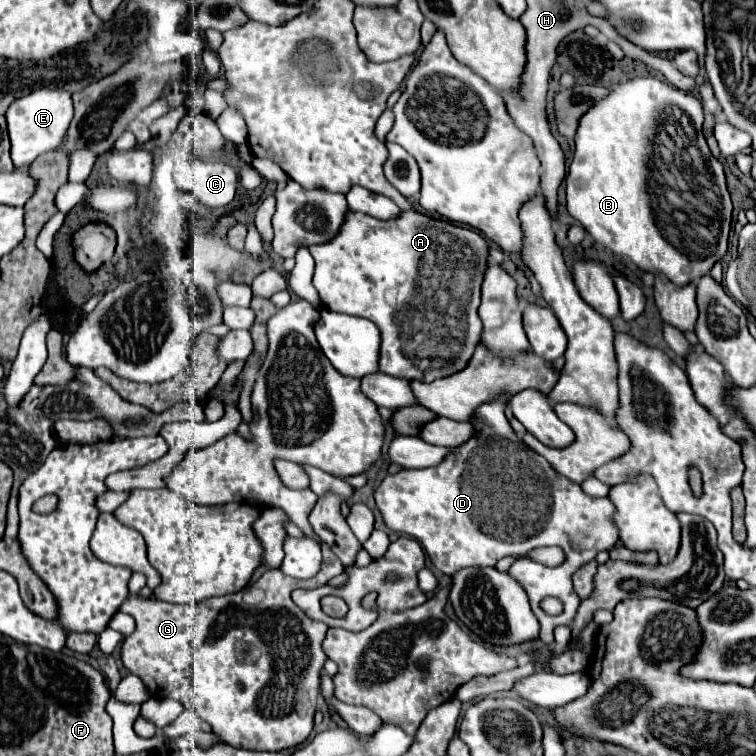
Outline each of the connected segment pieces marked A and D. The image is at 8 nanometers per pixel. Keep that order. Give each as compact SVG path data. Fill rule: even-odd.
M402 210L400 216L392 220L378 220L368 214L348 212L334 240L314 244L308 250L316 262L312 284L318 290L322 306L332 312L368 318L378 326L382 338L378 360L380 372L404 380L434 382L436 378L460 372L468 364L476 344L480 342L480 286L490 264L488 242L482 234L450 220L432 218L412 210Z
M504 398L484 402L470 418L470 424L476 428L476 432L468 442L452 448L452 452L448 452L438 466L422 470L400 470L398 474L386 476L376 488L374 498L386 526L394 532L410 534L412 538L416 538L430 556L432 564L448 576L466 566L494 566L494 562L508 554L524 556L536 546L560 546L566 554L566 560L556 568L548 568L528 558L520 558L508 570L510 576L526 586L532 610L540 622L540 640L550 646L554 642L554 628L562 624L572 626L580 606L580 598L572 588L572 574L586 562L594 560L598 552L610 550L618 542L618 532L612 524L614 504L608 498L586 496L584 492L580 492L578 484L572 484L570 480L554 472L546 458L536 454L514 434L508 418L504 416L506 406L508 402ZM548 596L554 596L564 604L562 614L550 616L540 608L540 602Z

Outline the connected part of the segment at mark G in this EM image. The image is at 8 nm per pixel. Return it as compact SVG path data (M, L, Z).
M324 542L322 544L322 568L316 576L308 578L308 580L298 580L298 578L292 578L292 576L286 576L280 568L274 568L274 570L266 570L260 580L254 584L254 596L264 596L264 600L260 600L258 604L248 604L244 600L244 592L236 592L236 594L228 594L228 596L220 596L220 598L208 598L204 602L198 602L197 604L172 604L170 602L162 602L162 600L150 600L150 598L140 598L140 596L130 596L122 606L120 610L128 612L134 616L136 620L136 630L130 634L130 640L128 636L124 638L124 644L122 644L122 662L124 666L142 678L142 682L146 684L148 692L152 698L170 698L170 700L176 700L176 702L182 702L184 708L190 708L193 706L198 712L198 716L202 720L206 720L214 734L224 742L224 744L230 744L230 746L238 746L238 748L248 748L248 750L268 750L268 752L280 752L280 750L288 750L288 748L294 748L298 744L302 744L308 734L312 732L314 728L314 712L316 712L316 698L318 698L318 690L320 690L320 672L324 668L324 662L326 662L326 654L322 650L322 640L326 636L326 630L328 626L324 622L316 622L312 618L308 618L292 600L292 592L296 588L318 588L318 586L324 586L330 578L338 576L344 566L342 562L334 556L334 552L330 548L326 548Z

